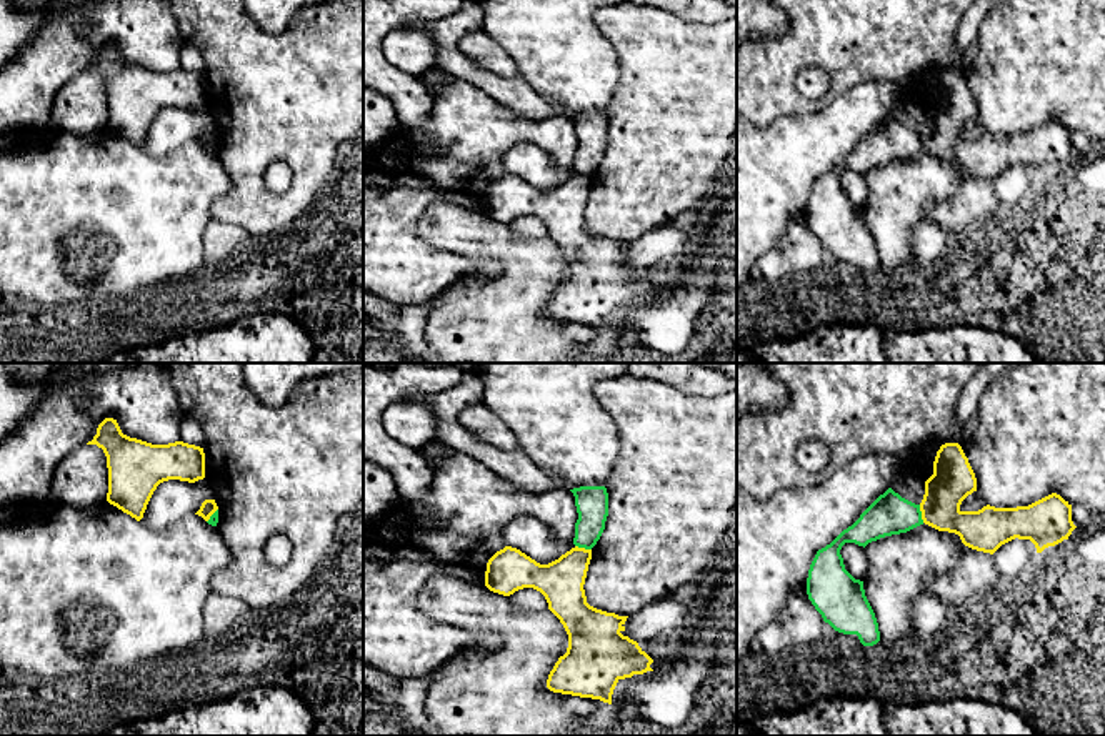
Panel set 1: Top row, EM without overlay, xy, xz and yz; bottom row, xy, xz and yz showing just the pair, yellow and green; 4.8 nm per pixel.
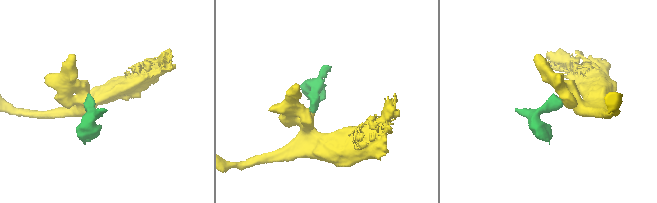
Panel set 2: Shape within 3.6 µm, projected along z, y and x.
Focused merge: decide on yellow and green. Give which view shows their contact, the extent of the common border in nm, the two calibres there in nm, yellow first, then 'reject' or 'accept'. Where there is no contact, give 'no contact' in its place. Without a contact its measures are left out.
yz | 90 nm | 200/200 nm | reject

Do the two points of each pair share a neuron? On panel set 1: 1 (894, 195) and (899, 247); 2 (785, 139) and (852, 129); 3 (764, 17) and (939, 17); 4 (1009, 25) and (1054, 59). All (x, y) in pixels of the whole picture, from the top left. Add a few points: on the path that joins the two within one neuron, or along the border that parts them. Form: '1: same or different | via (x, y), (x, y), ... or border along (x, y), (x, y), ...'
1: same | via (894, 208), (894, 233)
2: same | via (802, 139), (822, 139), (835, 130)
3: different | border along (789, 19), (789, 29), (782, 35), (754, 37)
4: same | via (1020, 37), (1037, 54), (1042, 54)

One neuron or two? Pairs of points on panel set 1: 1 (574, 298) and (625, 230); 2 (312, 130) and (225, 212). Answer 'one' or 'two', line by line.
1: two
2: one

